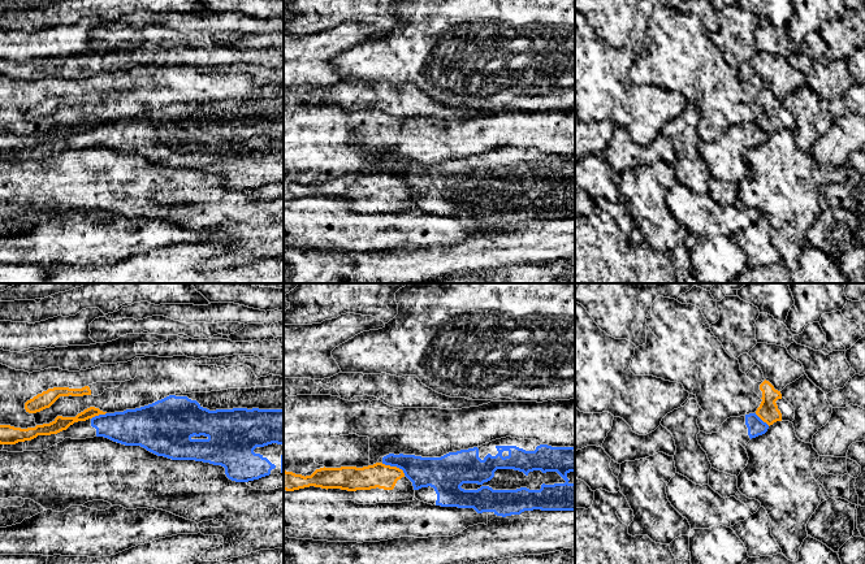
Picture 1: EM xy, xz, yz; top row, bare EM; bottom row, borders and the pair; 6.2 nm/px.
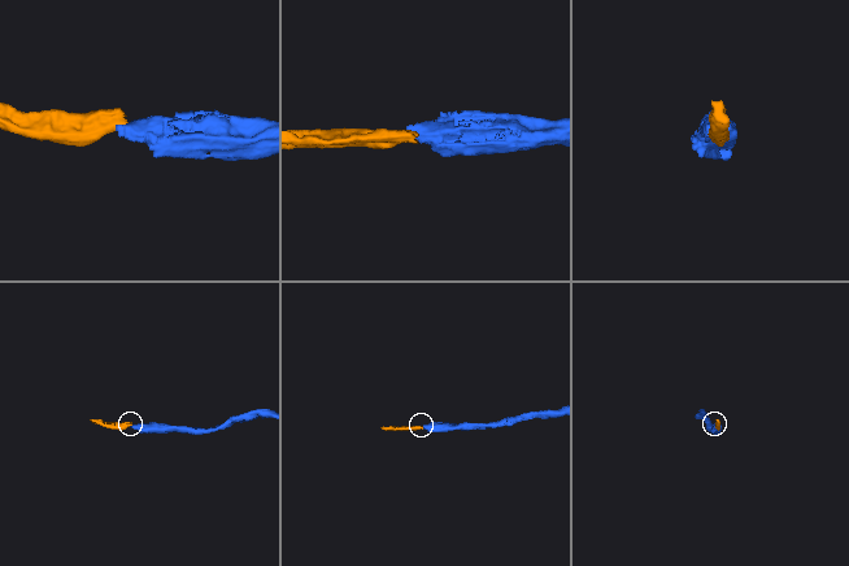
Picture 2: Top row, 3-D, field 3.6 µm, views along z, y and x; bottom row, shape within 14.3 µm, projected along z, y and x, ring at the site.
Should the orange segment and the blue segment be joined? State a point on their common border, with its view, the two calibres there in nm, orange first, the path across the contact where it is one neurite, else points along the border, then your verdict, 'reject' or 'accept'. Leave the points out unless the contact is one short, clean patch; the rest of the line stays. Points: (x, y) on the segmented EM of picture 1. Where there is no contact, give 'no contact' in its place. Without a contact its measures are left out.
contact xz (394, 467); calibres 150 and 190 nm; border xz (381, 463), (396, 465), (405, 474); reject

